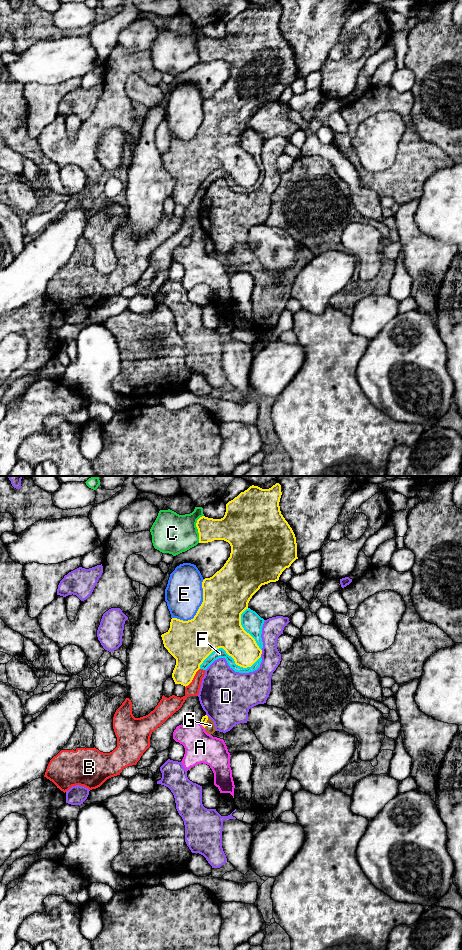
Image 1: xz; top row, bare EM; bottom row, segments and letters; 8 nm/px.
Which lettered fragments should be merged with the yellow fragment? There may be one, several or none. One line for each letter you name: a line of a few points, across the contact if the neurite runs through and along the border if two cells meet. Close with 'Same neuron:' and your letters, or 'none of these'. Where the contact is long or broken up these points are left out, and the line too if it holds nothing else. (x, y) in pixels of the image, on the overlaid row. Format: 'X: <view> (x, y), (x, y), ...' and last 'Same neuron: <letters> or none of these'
Same neuron: none of these

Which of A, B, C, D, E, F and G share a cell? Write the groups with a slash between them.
A / B / C / D / E / F / G

